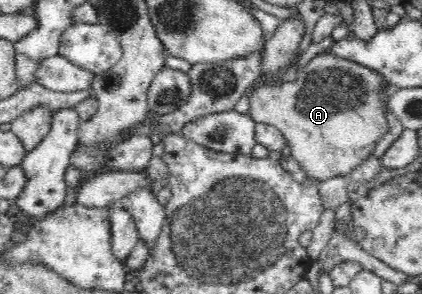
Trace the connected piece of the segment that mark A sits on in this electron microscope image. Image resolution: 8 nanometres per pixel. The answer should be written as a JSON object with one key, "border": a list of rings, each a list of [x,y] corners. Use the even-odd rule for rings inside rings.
{"border":[[[328,51],[312,58],[296,75],[292,82],[257,88],[250,98],[251,118],[276,126],[283,133],[308,181],[350,175],[389,132],[385,114],[390,96],[385,90],[391,84],[377,71]]]}

